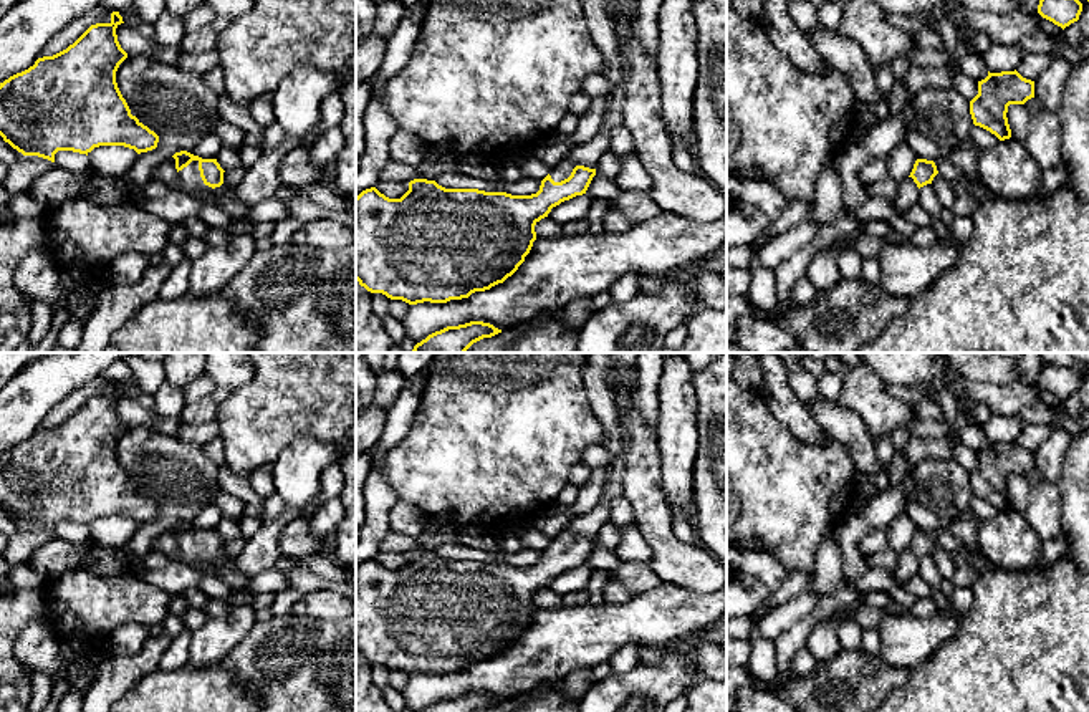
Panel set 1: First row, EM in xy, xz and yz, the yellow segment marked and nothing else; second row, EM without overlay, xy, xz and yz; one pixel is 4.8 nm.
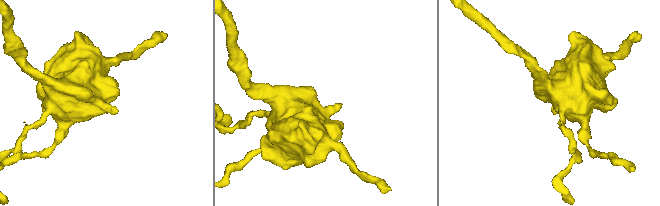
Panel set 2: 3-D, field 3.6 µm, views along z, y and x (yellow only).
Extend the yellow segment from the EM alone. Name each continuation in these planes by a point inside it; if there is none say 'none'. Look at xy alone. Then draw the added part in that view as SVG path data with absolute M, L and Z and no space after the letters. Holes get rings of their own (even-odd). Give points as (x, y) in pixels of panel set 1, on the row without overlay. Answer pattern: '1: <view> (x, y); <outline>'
1: xy (191, 552); M192 532L187 538L179 541L179 551L185 563L199 563L202 566L215 566L215 560L204 555L199 541L199 532Z

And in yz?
1: yz (907, 563); M905 548L897 556L894 576L905 585L912 576L919 575L920 560L912 548Z

